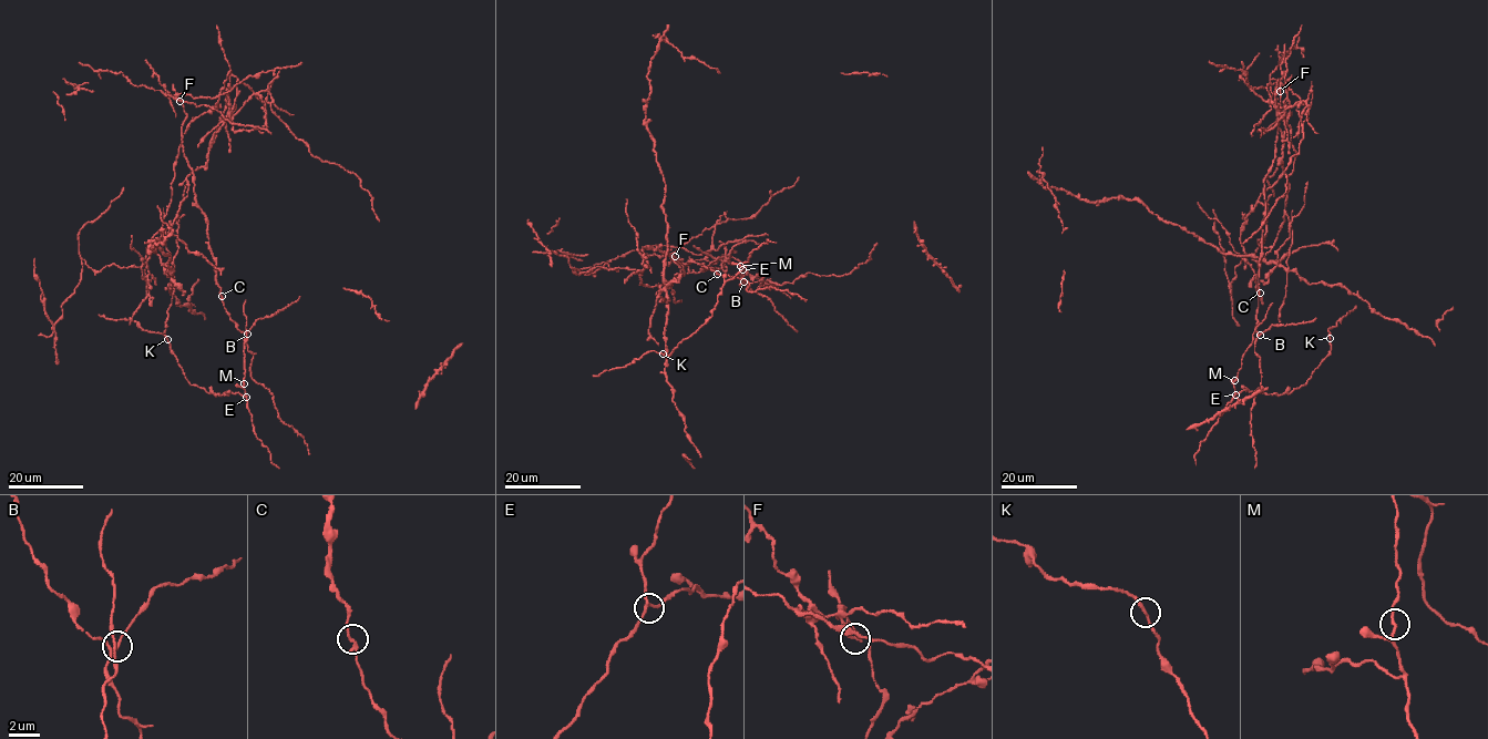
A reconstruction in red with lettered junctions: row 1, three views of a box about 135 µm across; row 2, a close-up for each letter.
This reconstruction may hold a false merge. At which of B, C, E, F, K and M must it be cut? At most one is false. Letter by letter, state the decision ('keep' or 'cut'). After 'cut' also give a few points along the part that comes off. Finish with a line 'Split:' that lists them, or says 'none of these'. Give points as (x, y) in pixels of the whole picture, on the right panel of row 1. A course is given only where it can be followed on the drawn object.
B: keep
C: keep
E: keep
F: cut; foreign part runs (1279, 91), (1284, 222), (1255, 275), (1240, 229), (1303, 101), (1286, 188), (1243, 244)
K: keep
M: keep
Split: F

